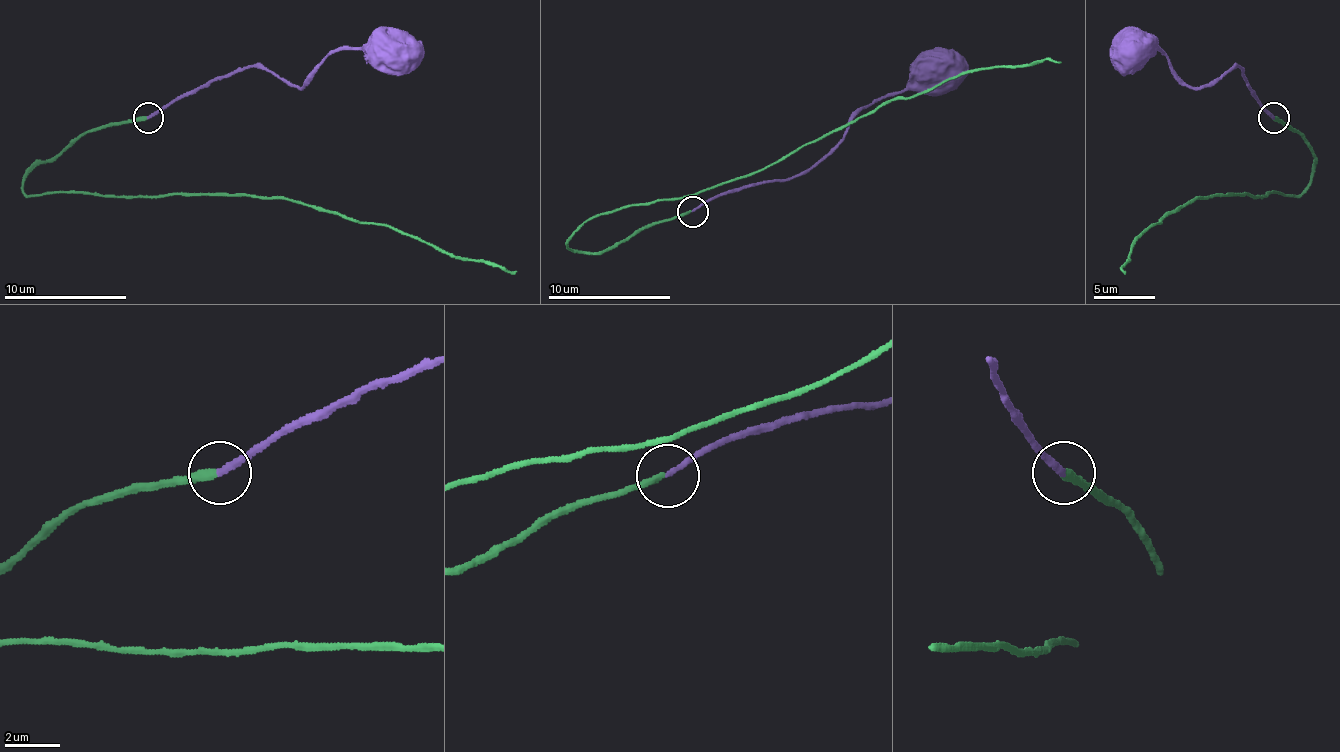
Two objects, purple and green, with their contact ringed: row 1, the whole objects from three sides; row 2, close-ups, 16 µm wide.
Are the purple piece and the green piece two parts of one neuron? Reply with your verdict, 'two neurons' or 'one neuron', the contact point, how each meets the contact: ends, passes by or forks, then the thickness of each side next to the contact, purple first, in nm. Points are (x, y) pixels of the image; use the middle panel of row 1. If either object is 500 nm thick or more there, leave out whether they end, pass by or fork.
one neuron; place (692, 211); purple ends; green ends; calibres 220 and 280 nm

